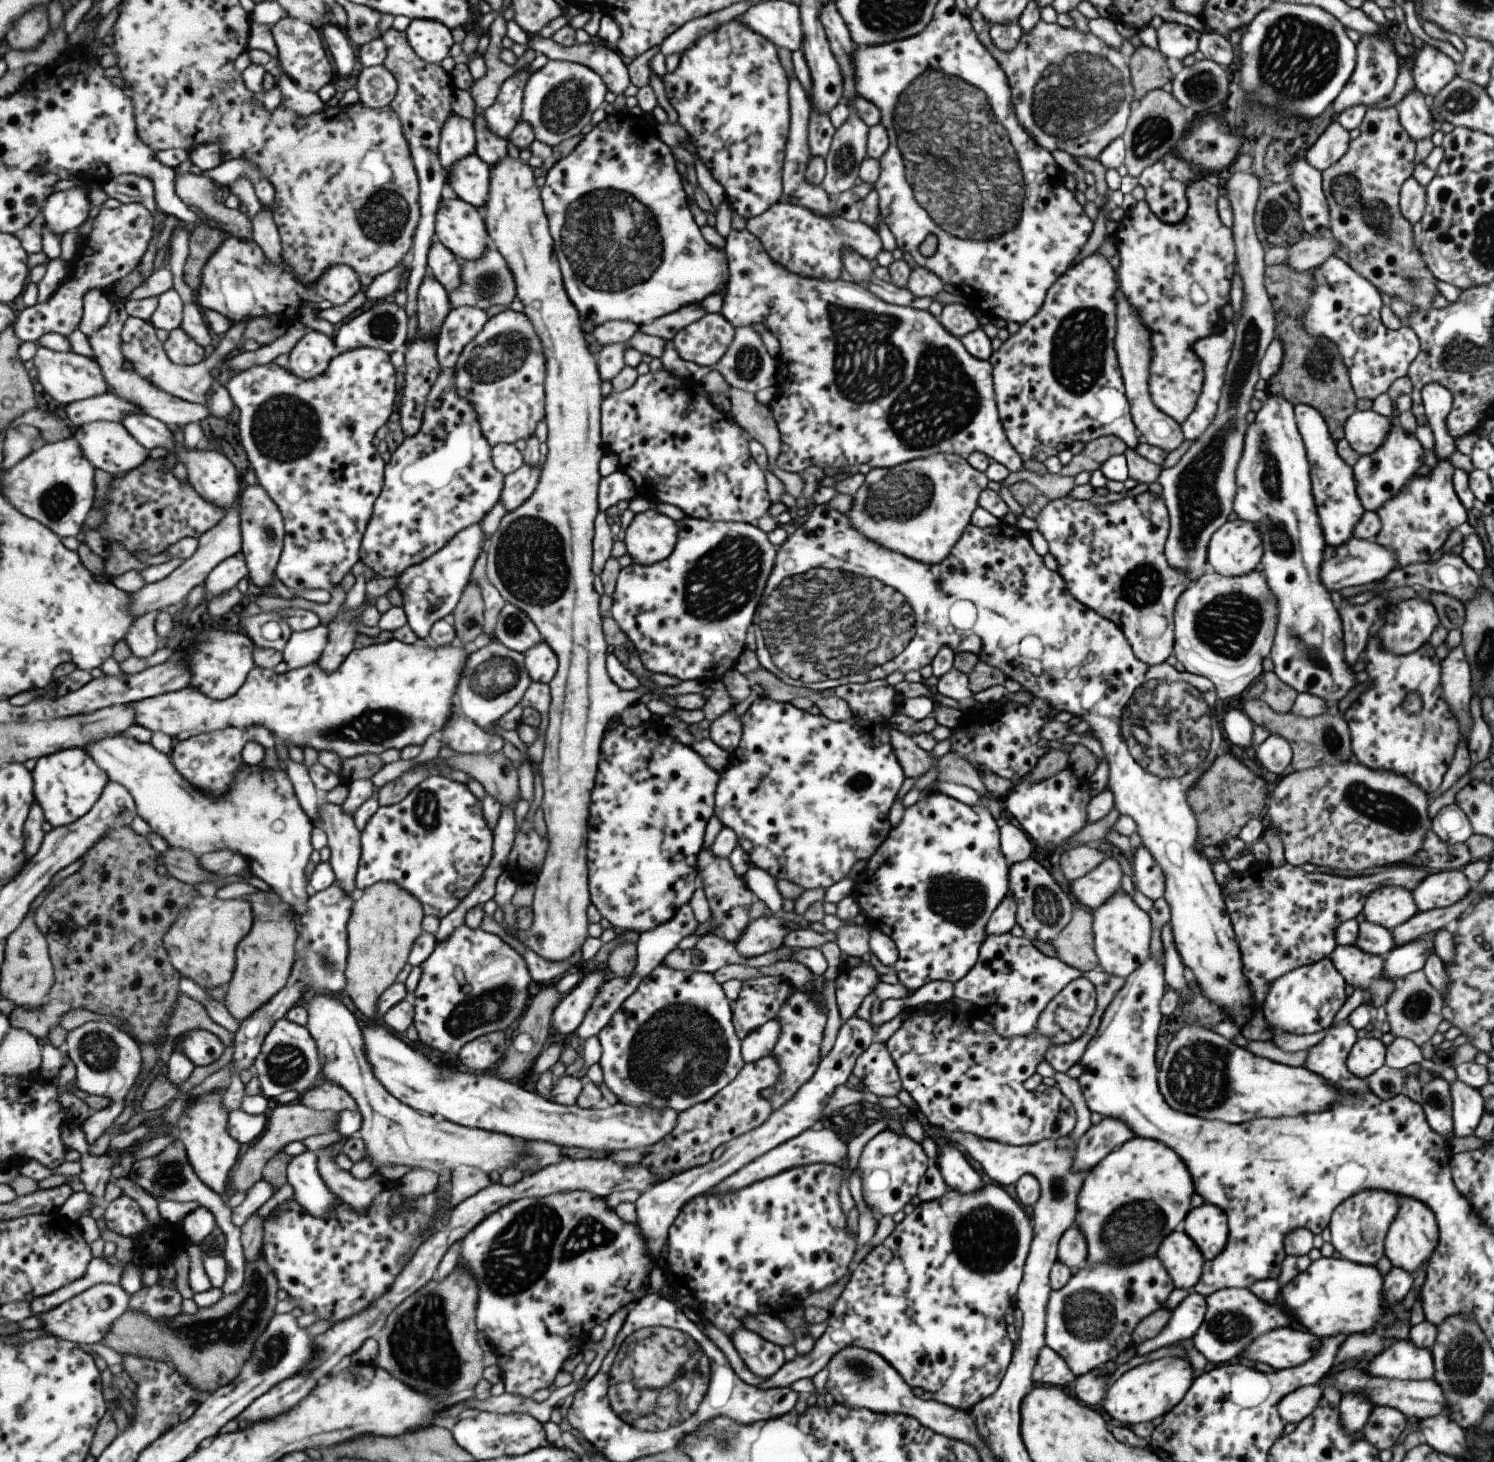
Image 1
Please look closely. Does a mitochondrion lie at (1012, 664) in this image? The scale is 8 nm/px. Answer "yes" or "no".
no

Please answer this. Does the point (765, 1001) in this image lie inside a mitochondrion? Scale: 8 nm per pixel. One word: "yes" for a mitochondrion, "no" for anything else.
no

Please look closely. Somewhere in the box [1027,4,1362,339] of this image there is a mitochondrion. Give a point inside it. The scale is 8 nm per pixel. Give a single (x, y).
(1299, 59)

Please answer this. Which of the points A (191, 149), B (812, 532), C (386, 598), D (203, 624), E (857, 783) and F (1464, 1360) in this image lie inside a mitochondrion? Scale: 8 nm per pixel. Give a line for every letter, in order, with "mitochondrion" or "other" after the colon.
A: other
B: other
C: other
D: other
E: mitochondrion
F: mitochondrion

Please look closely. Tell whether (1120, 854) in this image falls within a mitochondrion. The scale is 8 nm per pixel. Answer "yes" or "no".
no

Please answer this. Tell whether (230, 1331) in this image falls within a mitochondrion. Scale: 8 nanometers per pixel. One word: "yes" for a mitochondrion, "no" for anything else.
yes

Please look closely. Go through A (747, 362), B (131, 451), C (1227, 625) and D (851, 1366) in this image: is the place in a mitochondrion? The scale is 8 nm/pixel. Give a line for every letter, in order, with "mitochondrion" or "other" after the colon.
A: mitochondrion
B: other
C: mitochondrion
D: mitochondrion

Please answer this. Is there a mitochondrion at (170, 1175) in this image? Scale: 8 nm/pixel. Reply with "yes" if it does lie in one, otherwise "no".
yes

